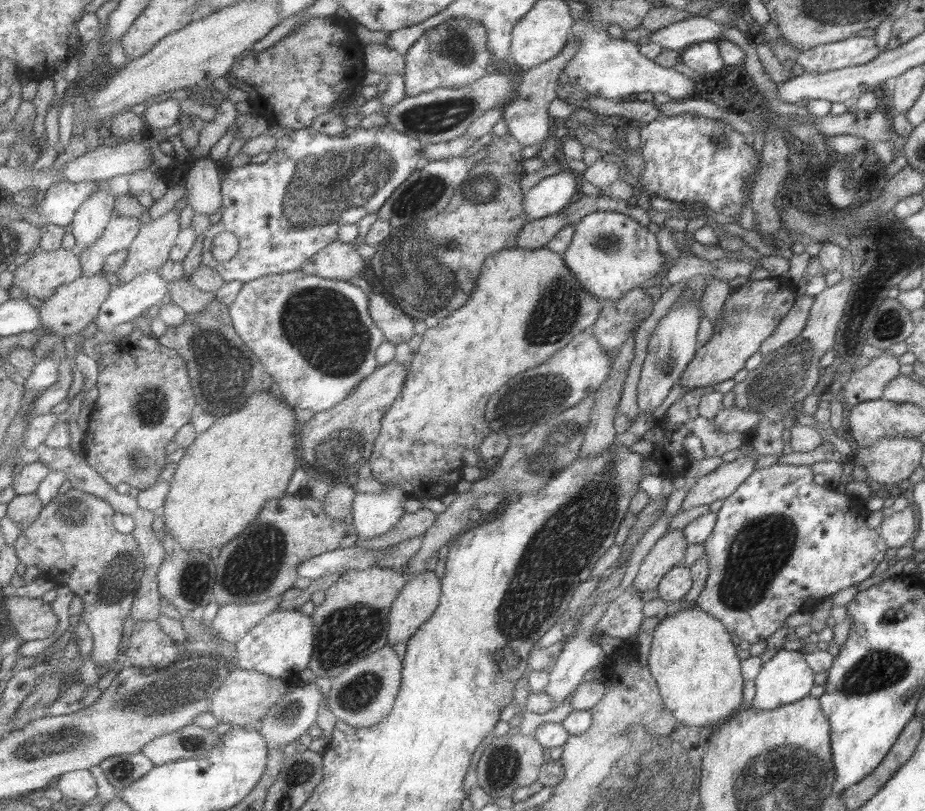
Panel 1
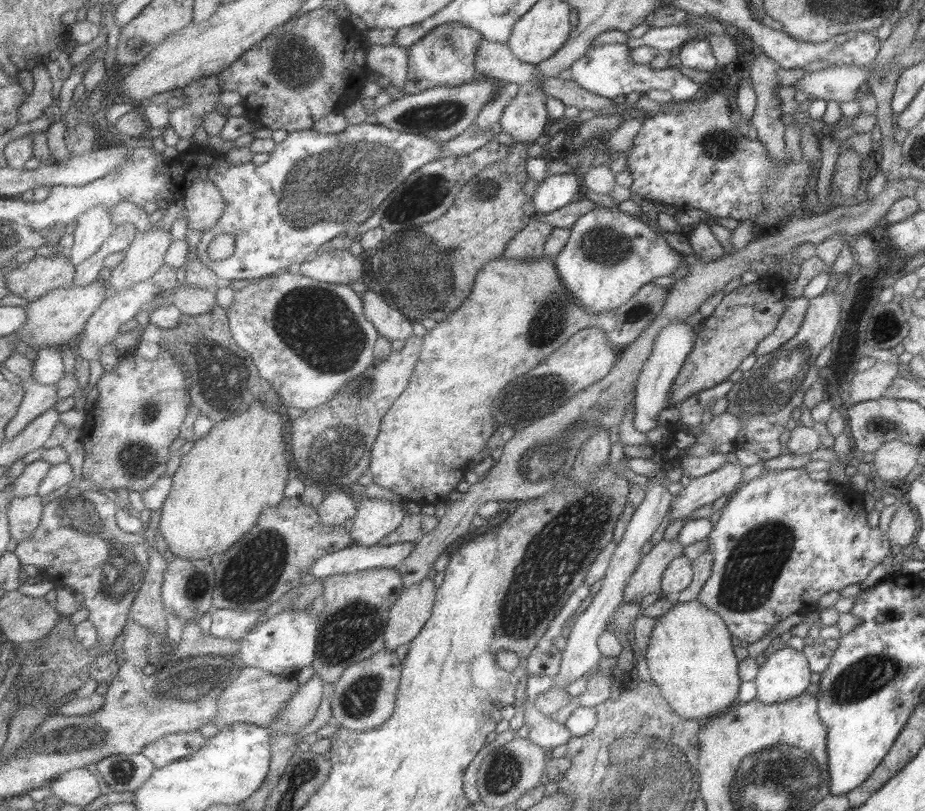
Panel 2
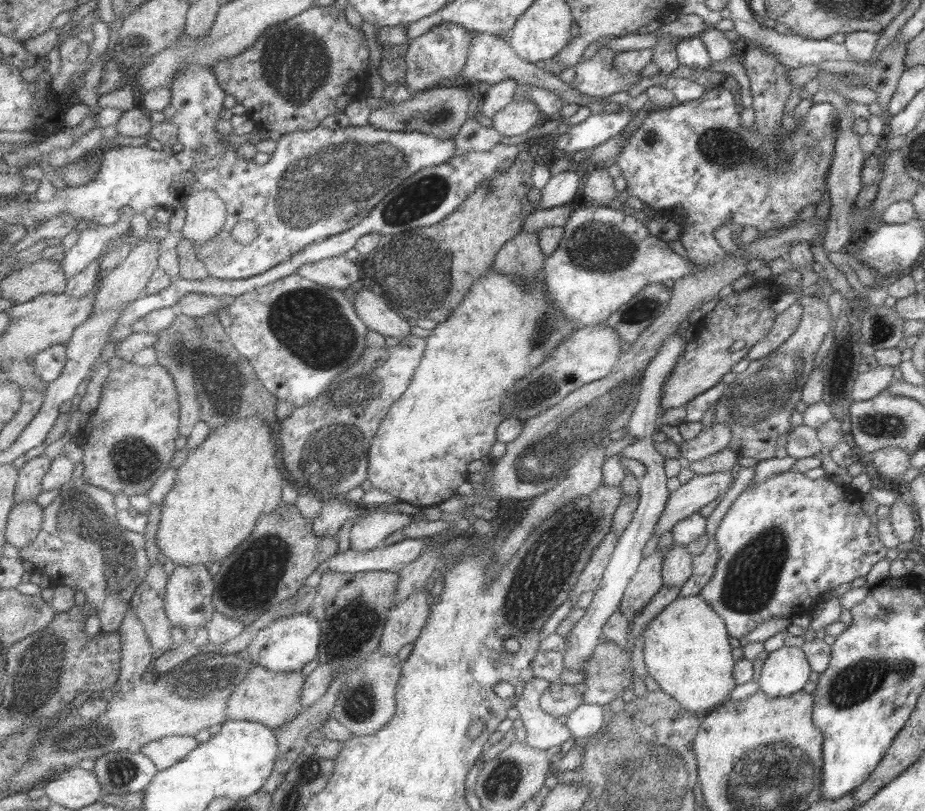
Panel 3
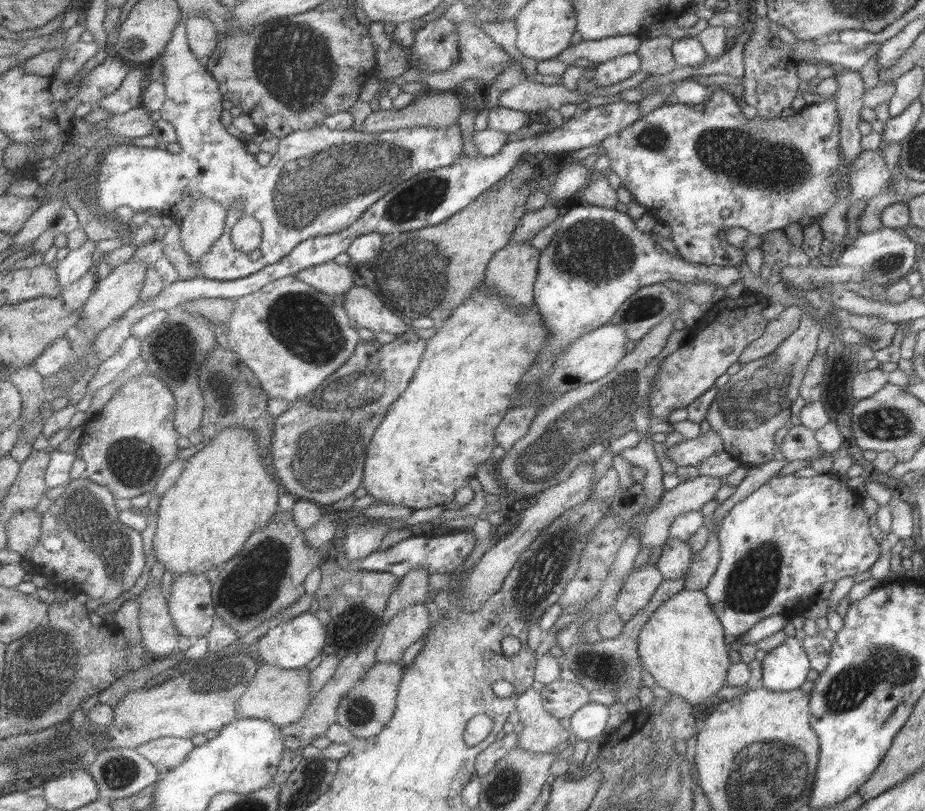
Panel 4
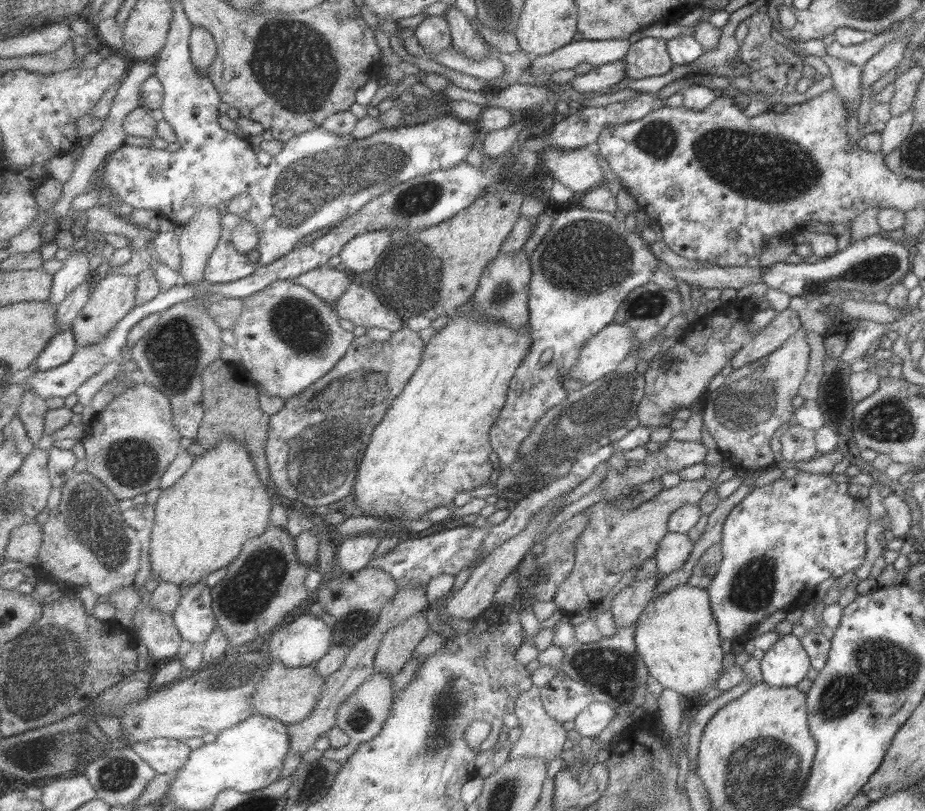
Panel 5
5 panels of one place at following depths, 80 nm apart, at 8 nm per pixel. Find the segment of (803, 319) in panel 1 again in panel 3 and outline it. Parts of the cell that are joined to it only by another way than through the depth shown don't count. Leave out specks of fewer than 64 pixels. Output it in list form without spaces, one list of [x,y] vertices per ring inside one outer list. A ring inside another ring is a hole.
[[[797,302],[790,304],[781,314],[776,314],[771,328],[762,339],[755,341],[744,359],[756,360],[774,352],[797,328],[801,315],[802,306]]]

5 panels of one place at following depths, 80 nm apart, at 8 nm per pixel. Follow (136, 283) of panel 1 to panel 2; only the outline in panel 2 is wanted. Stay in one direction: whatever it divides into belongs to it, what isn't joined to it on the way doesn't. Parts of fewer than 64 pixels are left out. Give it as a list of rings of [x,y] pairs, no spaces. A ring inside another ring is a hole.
[[[149,280],[145,282],[145,284],[139,283],[139,285],[133,286],[133,289],[121,291],[121,293],[117,293],[117,295],[111,297],[111,299],[107,298],[95,311],[95,314],[86,322],[84,329],[80,332],[80,343],[77,351],[81,360],[85,360],[88,363],[99,361],[99,358],[101,358],[101,348],[108,344],[112,345],[113,340],[117,338],[119,328],[121,328],[125,322],[133,319],[133,316],[140,311],[140,306],[163,294],[165,294],[163,290],[155,286],[152,280]]]

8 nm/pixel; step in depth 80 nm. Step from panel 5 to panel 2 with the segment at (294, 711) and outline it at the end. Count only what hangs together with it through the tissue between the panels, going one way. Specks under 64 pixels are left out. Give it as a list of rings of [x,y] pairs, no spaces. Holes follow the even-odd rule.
[[[243,667],[233,685],[227,687],[227,691],[219,697],[219,723],[231,725],[247,722],[266,728],[273,727],[273,723],[299,688],[297,677],[271,674],[259,667]]]

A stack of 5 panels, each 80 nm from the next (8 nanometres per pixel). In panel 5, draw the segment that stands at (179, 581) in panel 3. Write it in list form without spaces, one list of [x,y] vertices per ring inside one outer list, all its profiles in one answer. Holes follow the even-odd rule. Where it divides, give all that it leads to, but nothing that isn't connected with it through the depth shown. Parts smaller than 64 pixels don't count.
[[[198,582],[183,588],[180,607],[172,614],[187,646],[206,643],[218,626],[211,588],[205,584]]]

